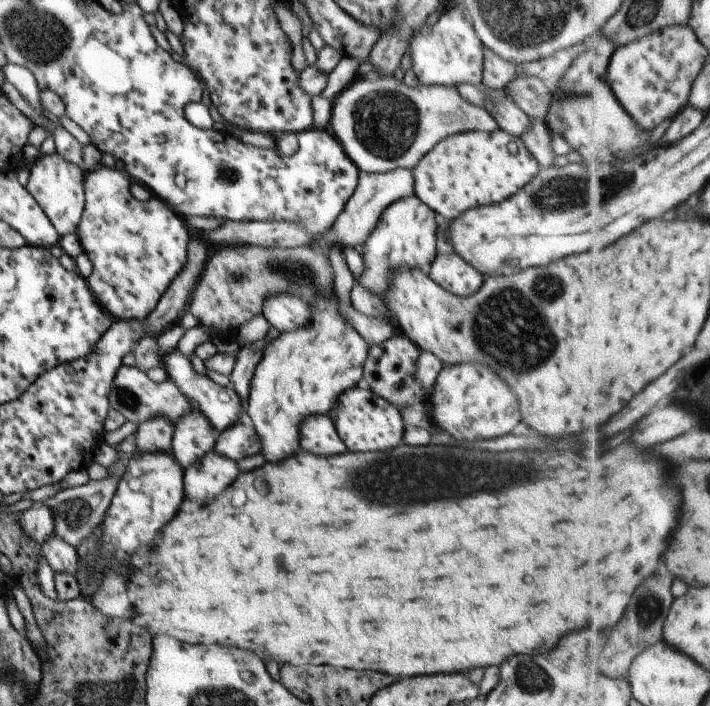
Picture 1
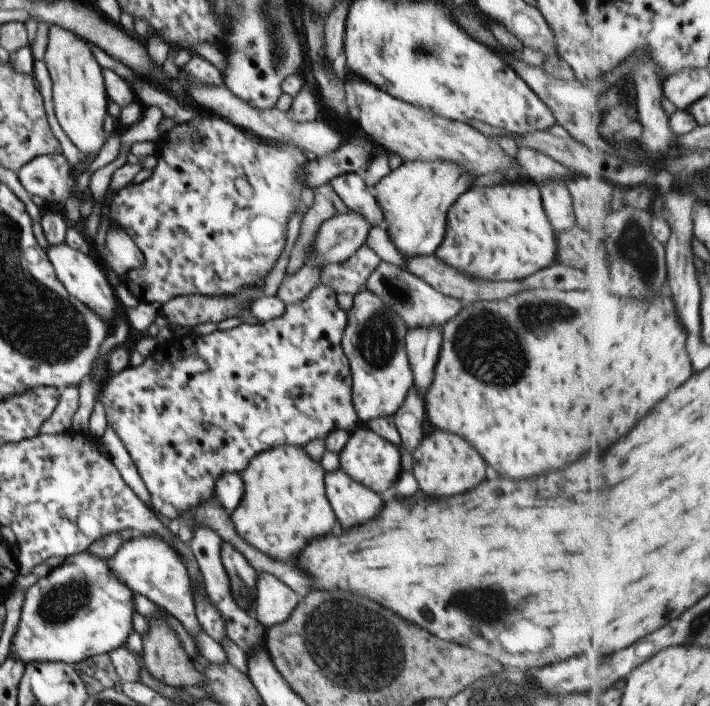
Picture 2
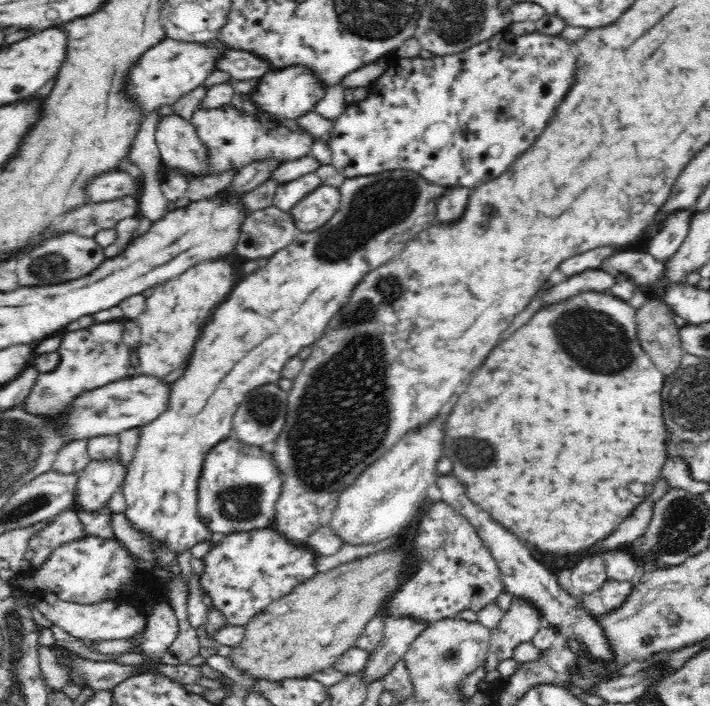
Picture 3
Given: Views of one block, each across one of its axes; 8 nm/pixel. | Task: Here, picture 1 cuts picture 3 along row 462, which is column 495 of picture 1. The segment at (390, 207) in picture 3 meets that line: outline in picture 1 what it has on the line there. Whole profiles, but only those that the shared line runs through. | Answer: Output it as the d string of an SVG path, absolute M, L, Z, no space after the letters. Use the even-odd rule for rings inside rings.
M497 128L491 132L467 131L449 135L426 152L410 171L414 195L435 214L450 221L470 208L485 207L508 199L521 190L538 169L536 158L525 148L521 139ZM509 144L515 146L515 152L509 152Z

